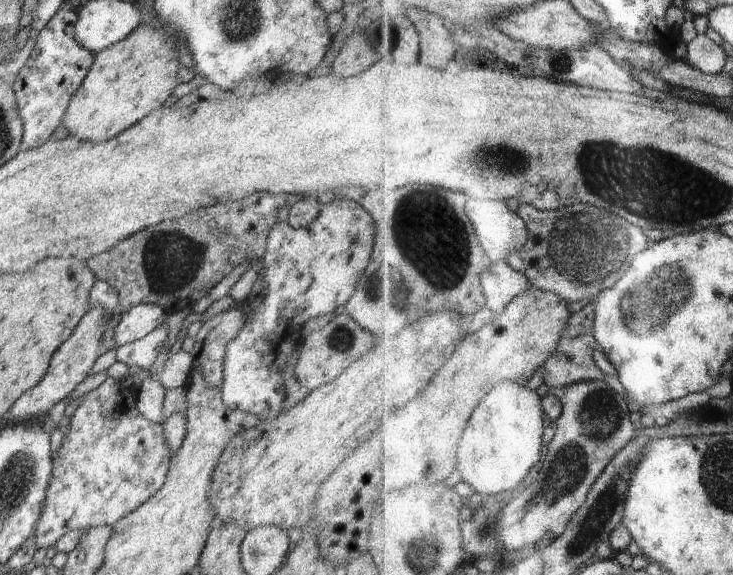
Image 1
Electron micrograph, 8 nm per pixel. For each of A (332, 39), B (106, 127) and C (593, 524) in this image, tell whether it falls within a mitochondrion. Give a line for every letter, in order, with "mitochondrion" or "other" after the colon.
A: other
B: other
C: mitochondrion

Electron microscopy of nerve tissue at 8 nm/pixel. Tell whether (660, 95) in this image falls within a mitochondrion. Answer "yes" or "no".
no

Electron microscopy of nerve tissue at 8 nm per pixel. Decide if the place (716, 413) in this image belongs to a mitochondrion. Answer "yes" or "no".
yes

